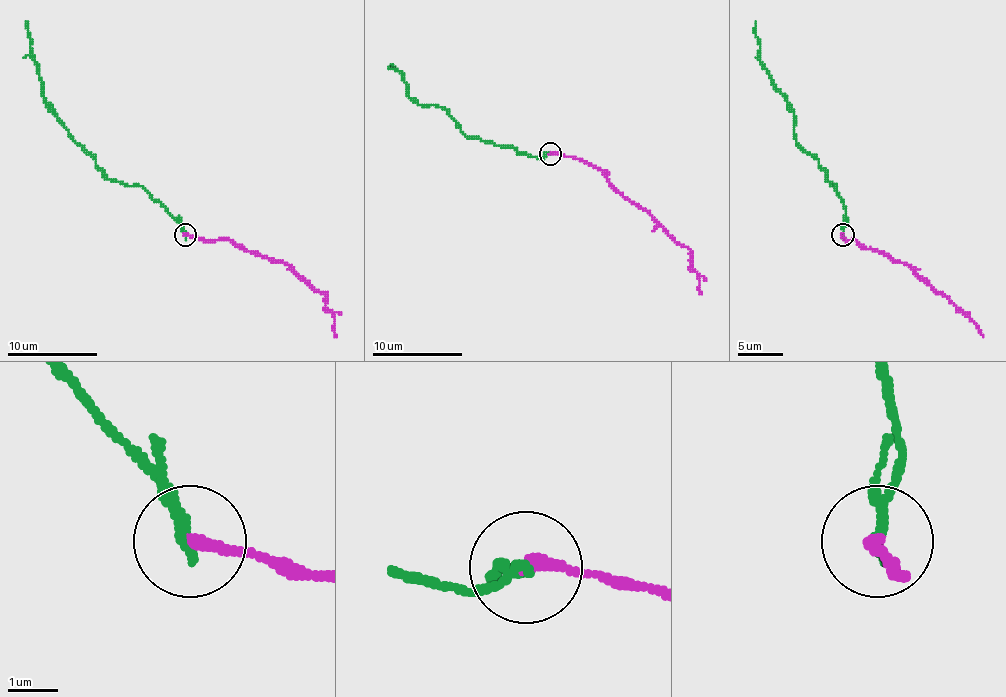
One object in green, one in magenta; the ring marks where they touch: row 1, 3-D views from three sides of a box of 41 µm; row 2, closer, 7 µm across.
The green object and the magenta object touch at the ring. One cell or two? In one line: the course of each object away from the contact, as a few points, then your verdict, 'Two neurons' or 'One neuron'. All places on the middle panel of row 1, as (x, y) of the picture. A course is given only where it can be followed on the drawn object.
Course of green: (550, 154), (528, 156), (505, 145), (469, 138), (438, 107), (420, 104), (408, 95), (404, 77), (390, 66). Course of magenta: (550, 154), (575, 156), (596, 165), (625, 197), (690, 251), (690, 267), (697, 274), (702, 294). Two neurons

